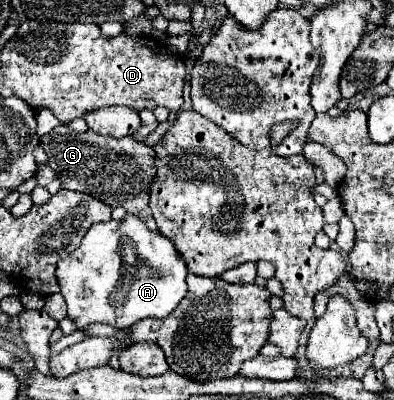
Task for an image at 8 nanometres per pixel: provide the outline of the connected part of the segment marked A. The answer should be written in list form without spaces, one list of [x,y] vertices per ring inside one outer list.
[[[127,214],[123,220],[93,224],[89,232],[83,236],[81,246],[57,264],[57,282],[67,302],[67,314],[79,330],[95,322],[111,324],[113,328],[129,328],[143,318],[169,316],[169,312],[173,312],[177,304],[185,298],[185,278],[187,264],[175,250],[173,242],[161,236],[159,232],[151,232],[147,224],[135,214]]]

